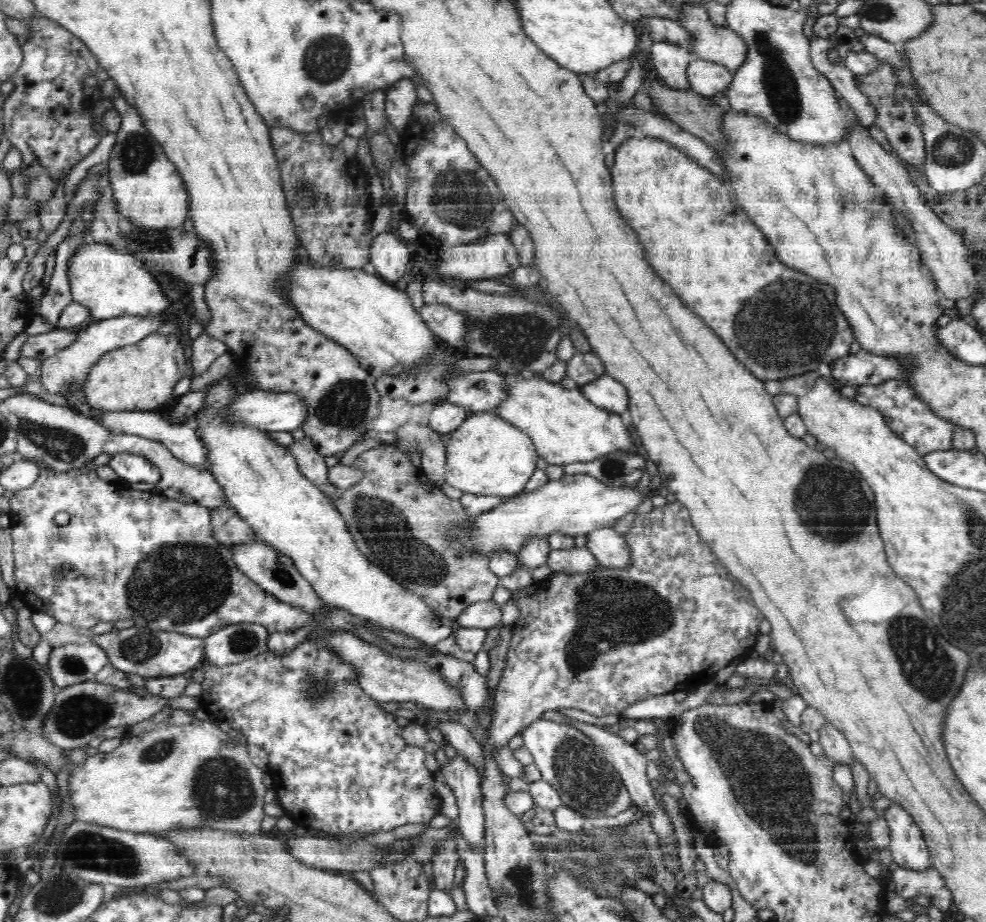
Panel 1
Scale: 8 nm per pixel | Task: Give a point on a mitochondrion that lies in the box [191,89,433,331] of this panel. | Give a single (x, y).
(303, 192)

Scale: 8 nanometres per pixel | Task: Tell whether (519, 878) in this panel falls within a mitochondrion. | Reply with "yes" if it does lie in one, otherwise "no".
yes

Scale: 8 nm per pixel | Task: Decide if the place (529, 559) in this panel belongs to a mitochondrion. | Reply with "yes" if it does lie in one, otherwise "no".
no

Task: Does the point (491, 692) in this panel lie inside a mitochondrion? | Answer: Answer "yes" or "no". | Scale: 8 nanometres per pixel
no

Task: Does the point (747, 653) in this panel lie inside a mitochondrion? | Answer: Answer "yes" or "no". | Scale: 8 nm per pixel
no

